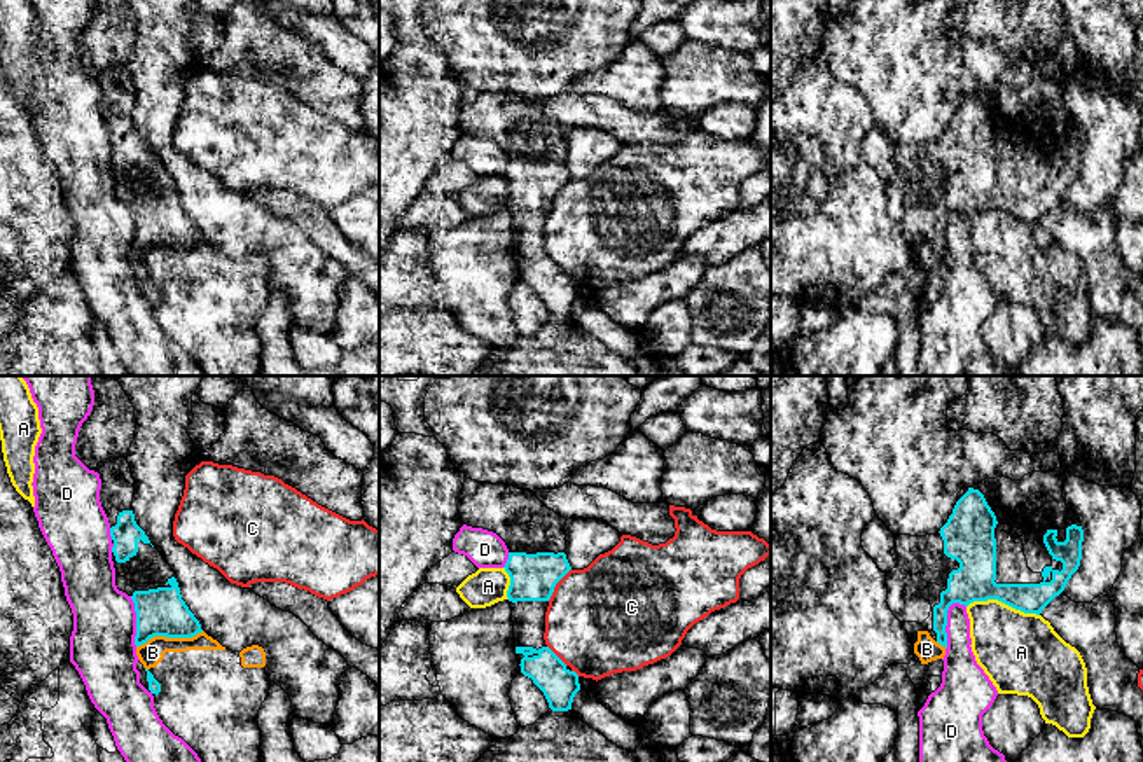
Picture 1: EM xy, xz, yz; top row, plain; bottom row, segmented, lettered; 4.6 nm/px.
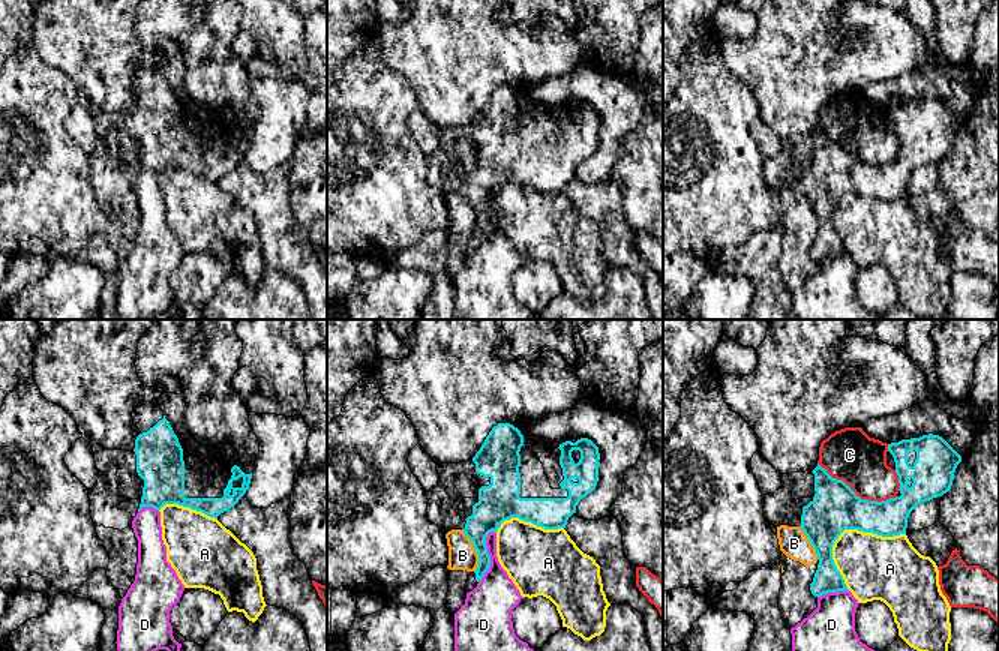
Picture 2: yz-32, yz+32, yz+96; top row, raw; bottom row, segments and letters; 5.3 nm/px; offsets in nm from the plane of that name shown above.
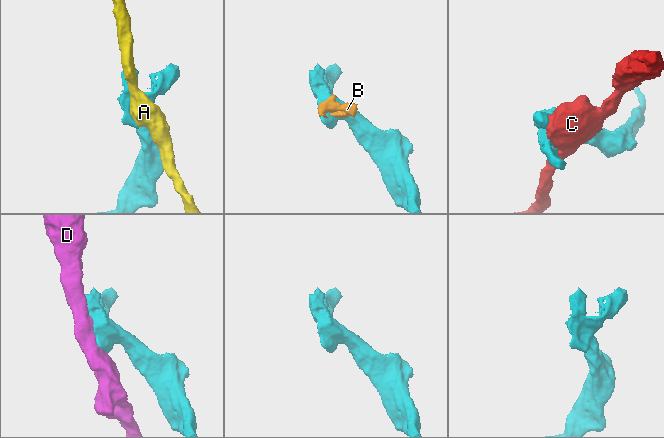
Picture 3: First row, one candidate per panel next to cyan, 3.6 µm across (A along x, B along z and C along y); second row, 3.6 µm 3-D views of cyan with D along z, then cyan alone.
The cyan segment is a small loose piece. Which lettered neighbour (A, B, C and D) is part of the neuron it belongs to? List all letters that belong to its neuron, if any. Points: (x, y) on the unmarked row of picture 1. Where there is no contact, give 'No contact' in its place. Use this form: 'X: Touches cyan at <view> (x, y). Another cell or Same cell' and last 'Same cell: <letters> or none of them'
A: Touches cyan at yz (1004, 210). Another cell
B: Touches cyan at xy (170, 245). Another cell
C: Touches cyan at xz (556, 191). Another cell
D: Touches cyan at yz (946, 233). Another cell
Same cell: none of them

